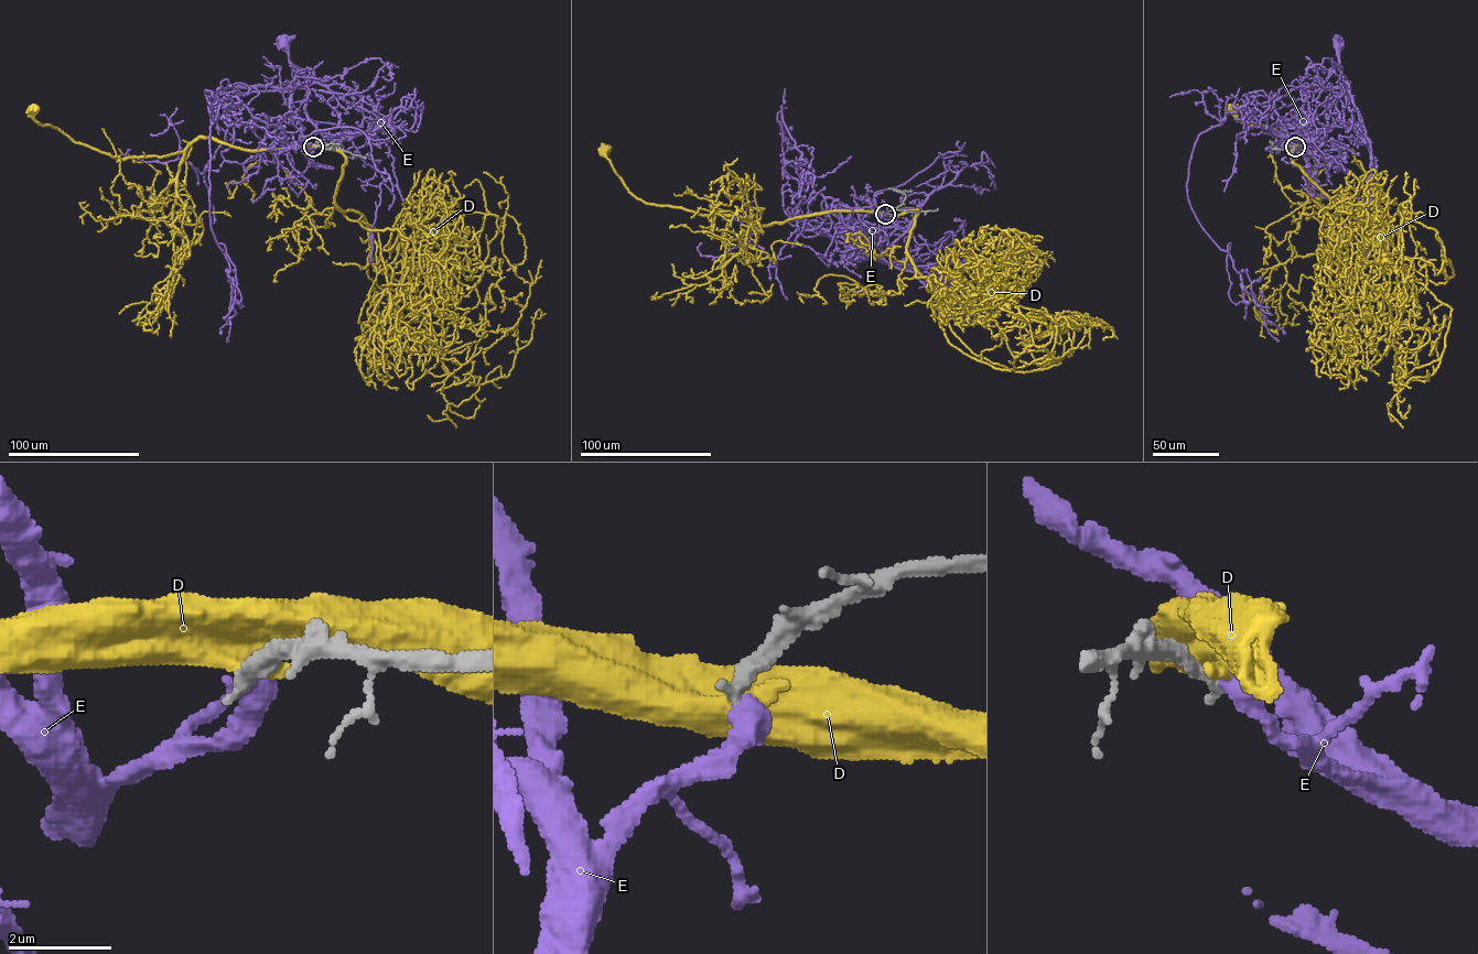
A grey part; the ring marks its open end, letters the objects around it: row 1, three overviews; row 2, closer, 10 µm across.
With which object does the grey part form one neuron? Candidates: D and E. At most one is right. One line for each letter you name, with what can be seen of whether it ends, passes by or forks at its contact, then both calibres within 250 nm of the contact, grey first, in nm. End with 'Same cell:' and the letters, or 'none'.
E: it ends | 320/550 nm
Same cell: E

